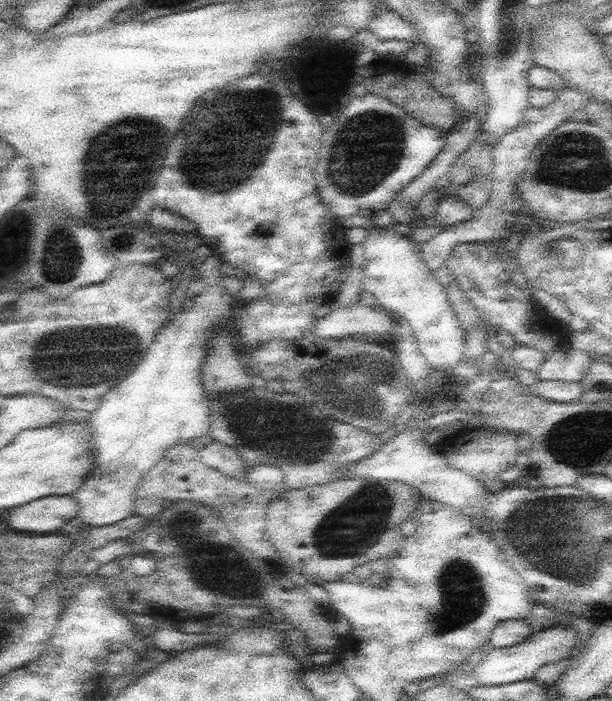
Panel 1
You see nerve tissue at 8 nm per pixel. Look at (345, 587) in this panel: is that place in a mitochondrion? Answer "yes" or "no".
no

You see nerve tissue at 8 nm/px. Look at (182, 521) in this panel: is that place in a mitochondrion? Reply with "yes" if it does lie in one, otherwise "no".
no

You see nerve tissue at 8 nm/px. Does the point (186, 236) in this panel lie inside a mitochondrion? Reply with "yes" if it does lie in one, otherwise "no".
no

